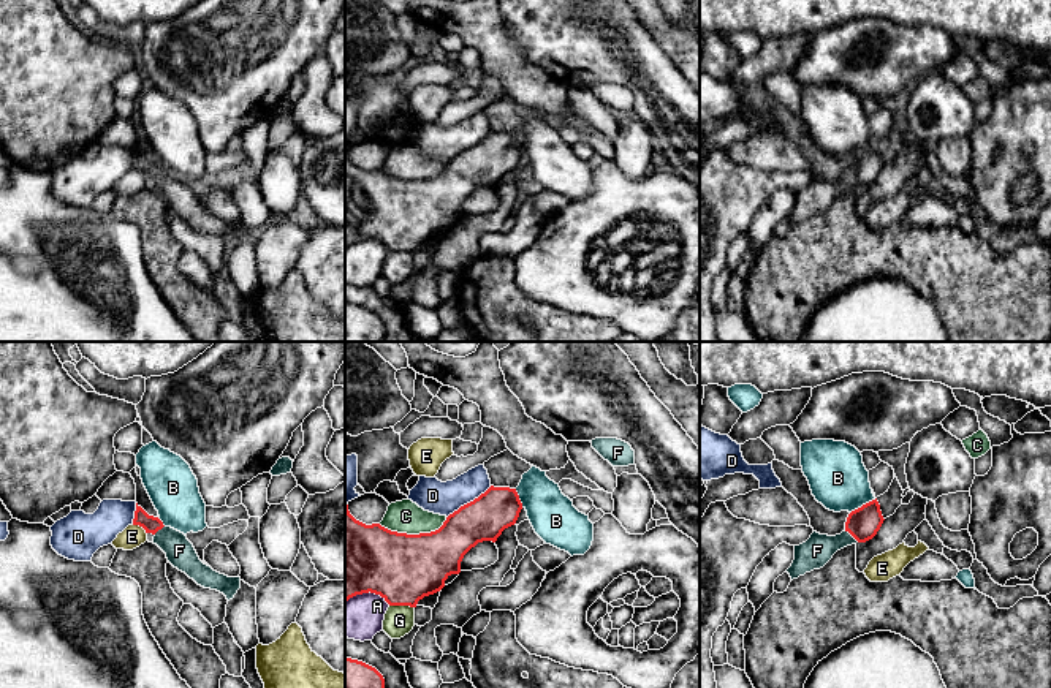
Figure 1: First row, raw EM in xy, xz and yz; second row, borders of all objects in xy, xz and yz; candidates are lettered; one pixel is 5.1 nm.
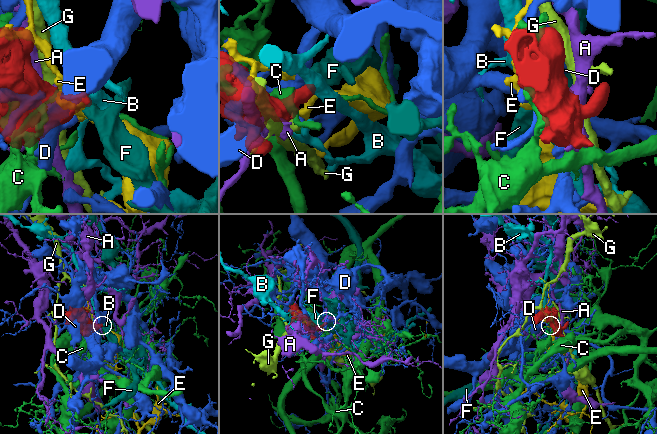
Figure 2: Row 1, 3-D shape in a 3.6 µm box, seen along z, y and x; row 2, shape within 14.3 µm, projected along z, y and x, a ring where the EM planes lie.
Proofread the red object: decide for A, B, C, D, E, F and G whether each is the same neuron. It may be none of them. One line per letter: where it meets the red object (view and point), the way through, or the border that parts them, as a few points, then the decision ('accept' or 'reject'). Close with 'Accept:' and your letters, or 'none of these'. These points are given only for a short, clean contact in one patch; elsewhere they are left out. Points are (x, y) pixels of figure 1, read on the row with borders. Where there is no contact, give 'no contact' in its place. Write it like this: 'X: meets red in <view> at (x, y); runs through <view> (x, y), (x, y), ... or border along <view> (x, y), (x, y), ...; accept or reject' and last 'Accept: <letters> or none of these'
A: meets red in xz at (368, 592); reject
B: meets red in yz at (863, 505); border along yz (876, 498), (850, 513); reject
C: meets red in xz at (413, 535); reject
D: meets red in xz at (470, 502); reject
E: meets red in xy at (141, 525); reject
F: meets red in yz at (852, 535); runs through yz (863, 524), (852, 535), (817, 551); accept
G: meets red in xz at (402, 604); reject
Accept: F

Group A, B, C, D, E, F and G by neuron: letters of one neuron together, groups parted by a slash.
A / B / C / D / E / F / G

